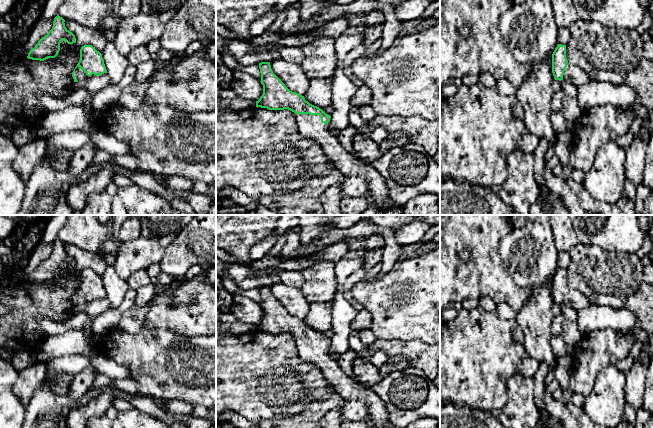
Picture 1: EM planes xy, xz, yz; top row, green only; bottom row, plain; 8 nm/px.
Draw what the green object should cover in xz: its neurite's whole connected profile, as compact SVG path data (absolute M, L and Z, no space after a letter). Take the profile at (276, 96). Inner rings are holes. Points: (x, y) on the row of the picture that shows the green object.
M270 62L259 63L263 94L256 107L269 110L288 109L297 115L300 132L315 140L321 147L324 156L333 162L343 176L361 176L367 180L368 197L371 203L383 211L396 206L387 204L388 188L385 179L373 166L349 154L340 144L338 137L328 130L331 116L322 109L310 104L304 96L290 91L273 73Z

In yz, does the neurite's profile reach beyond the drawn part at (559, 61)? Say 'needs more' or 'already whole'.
needs more

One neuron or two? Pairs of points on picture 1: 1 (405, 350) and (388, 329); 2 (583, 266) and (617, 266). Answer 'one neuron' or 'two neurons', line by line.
1: two neurons
2: one neuron

